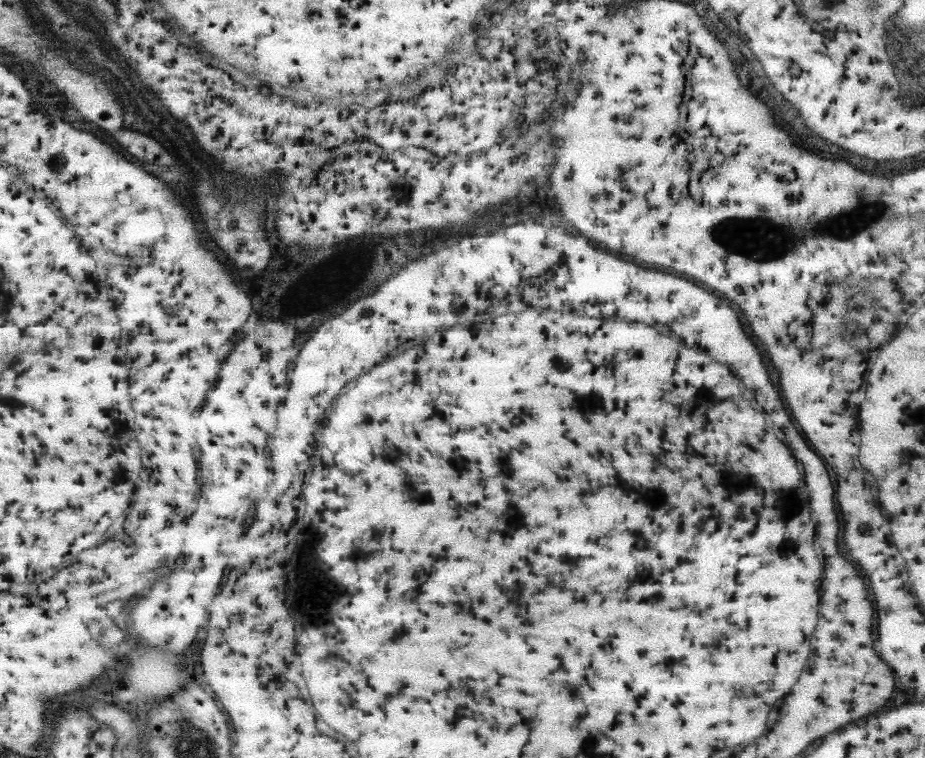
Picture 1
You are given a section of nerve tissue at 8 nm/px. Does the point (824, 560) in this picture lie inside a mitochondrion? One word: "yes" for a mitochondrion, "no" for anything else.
no

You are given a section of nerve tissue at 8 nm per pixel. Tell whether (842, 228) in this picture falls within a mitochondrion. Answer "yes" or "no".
yes

